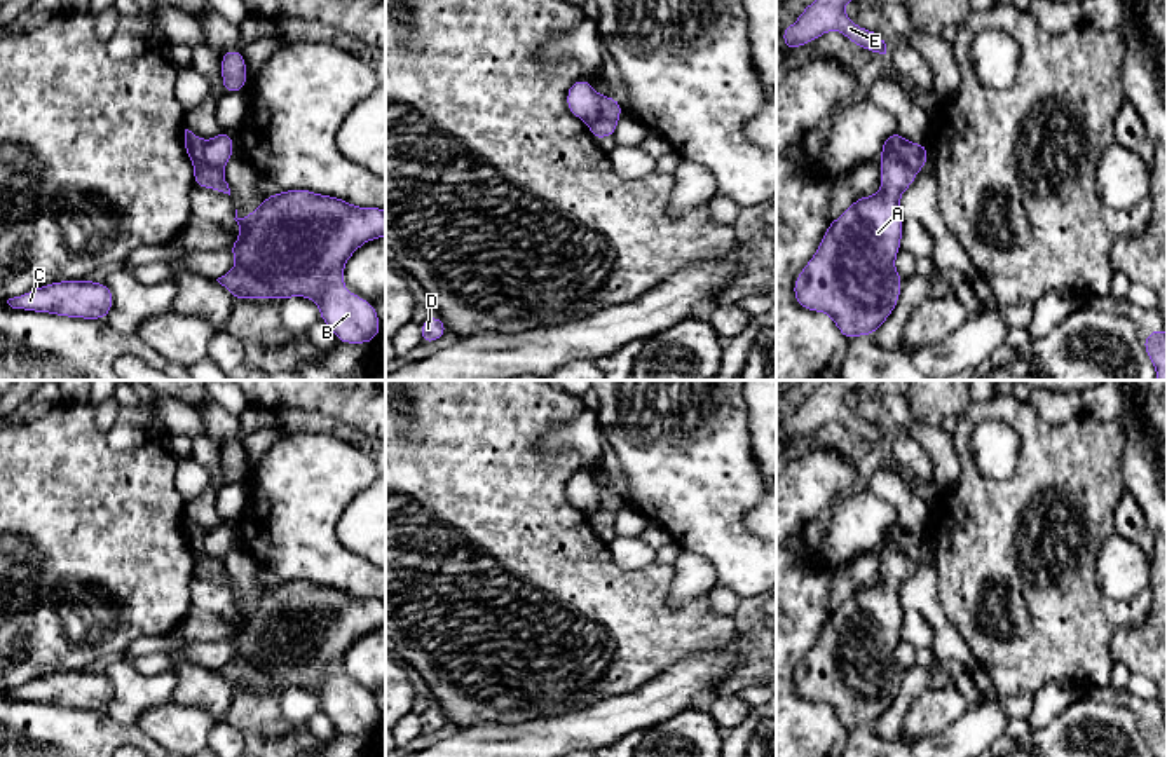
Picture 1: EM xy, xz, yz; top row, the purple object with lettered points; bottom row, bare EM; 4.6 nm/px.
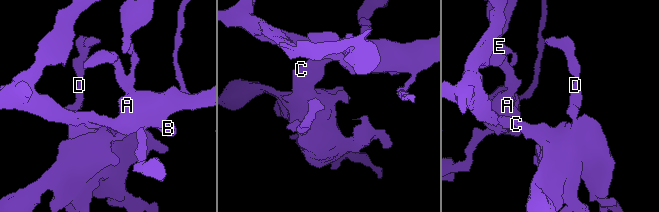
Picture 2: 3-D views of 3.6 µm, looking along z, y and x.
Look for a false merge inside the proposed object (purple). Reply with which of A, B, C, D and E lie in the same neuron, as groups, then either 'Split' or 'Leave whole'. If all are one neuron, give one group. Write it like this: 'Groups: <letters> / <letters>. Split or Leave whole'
Groups: A B C D / E. Split

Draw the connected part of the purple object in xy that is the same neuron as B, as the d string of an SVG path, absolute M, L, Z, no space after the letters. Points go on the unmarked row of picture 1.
M293 579L293 581L284 581L281 584L276 584L276 586L265 586L265 591L251 605L248 605L244 609L239 609L237 600L235 600L234 610L237 612L237 616L241 619L237 631L229 640L235 649L235 656L230 663L218 668L216 672L232 684L235 692L241 689L246 689L246 687L249 687L253 691L276 689L281 692L290 687L311 689L316 692L316 696L319 699L321 712L324 712L331 719L331 722L342 734L370 734L382 722L377 699L368 691L365 691L354 684L349 684L345 680L344 658L345 658L347 651L352 647L352 644L358 638L361 638L365 633L379 630L379 628L386 628L386 600L359 598L359 597L349 595L347 591L338 590L338 588L321 586L321 584L314 584L311 581L304 581L304 579Z

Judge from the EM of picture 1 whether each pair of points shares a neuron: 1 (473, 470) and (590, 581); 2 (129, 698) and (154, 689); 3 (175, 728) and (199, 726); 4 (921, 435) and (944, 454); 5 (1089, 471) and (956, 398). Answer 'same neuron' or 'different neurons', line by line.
1: same neuron
2: same neuron
3: same neuron
4: same neuron
5: different neurons

